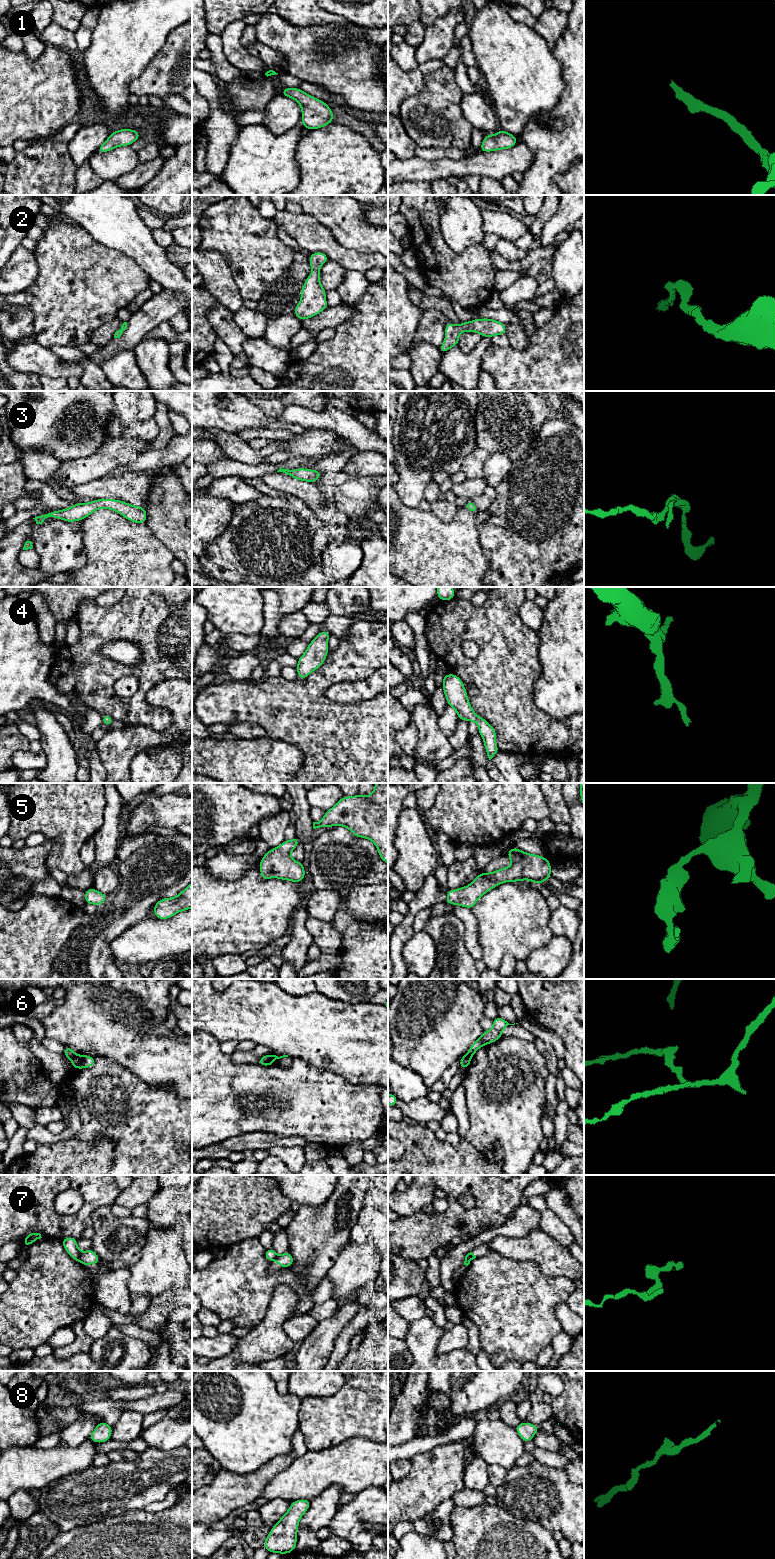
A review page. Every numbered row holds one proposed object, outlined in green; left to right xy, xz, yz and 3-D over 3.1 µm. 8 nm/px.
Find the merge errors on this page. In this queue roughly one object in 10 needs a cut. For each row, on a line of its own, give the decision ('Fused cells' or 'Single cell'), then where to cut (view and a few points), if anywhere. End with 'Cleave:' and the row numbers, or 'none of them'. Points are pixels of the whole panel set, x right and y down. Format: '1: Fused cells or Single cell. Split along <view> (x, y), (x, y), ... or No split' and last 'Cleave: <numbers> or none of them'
1: Single cell. No split
2: Single cell. No split
3: Single cell. No split
4: Single cell. No split
5: Single cell. No split
6: Fused cells. Split along xy (75, 1054), (70, 1058)
7: Fused cells. Split along xy (79, 1252), (80, 1261)
8: Single cell. No split
Cleave: 6, 7

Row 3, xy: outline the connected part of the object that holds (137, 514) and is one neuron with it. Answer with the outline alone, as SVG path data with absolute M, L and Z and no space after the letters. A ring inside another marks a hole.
M97 499L89 503L77 503L68 509L50 511L33 518L36 524L42 524L47 517L59 518L66 522L81 521L92 514L96 509L111 509L118 512L131 522L146 523L146 509L141 506L133 506L124 501L115 499Z

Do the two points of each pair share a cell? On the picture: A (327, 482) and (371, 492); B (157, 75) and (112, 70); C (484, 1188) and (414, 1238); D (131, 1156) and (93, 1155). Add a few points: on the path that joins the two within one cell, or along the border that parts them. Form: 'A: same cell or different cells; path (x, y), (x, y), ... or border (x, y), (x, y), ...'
A: same cell; path (338, 486), (347, 492), (360, 492)
B: different cells; border (155, 53), (145, 69), (130, 83), (129, 92)
C: same cell; path (479, 1210), (472, 1217), (456, 1217), (436, 1230)
D: different cells; border (95, 1141), (107, 1139), (111, 1143), (113, 1164)

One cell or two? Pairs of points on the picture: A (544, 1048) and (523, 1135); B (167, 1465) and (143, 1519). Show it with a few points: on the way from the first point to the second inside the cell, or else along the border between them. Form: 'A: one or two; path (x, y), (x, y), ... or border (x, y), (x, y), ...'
A: two; border (533, 1042), (536, 1049), (543, 1056), (549, 1072)
B: two; border (143, 1508), (124, 1511), (120, 1514)

